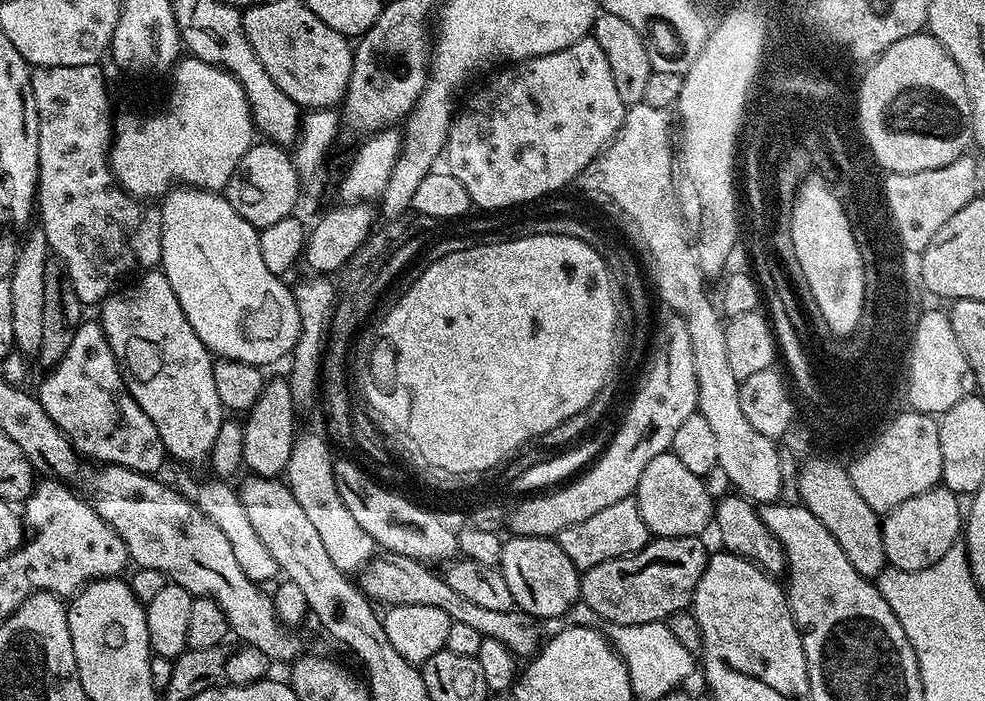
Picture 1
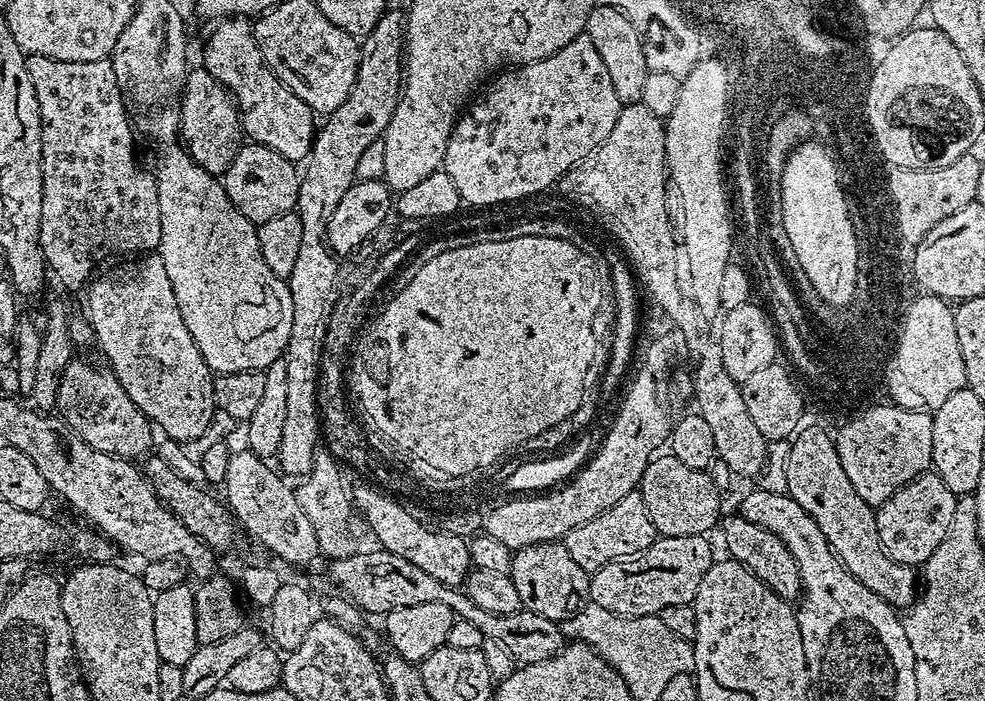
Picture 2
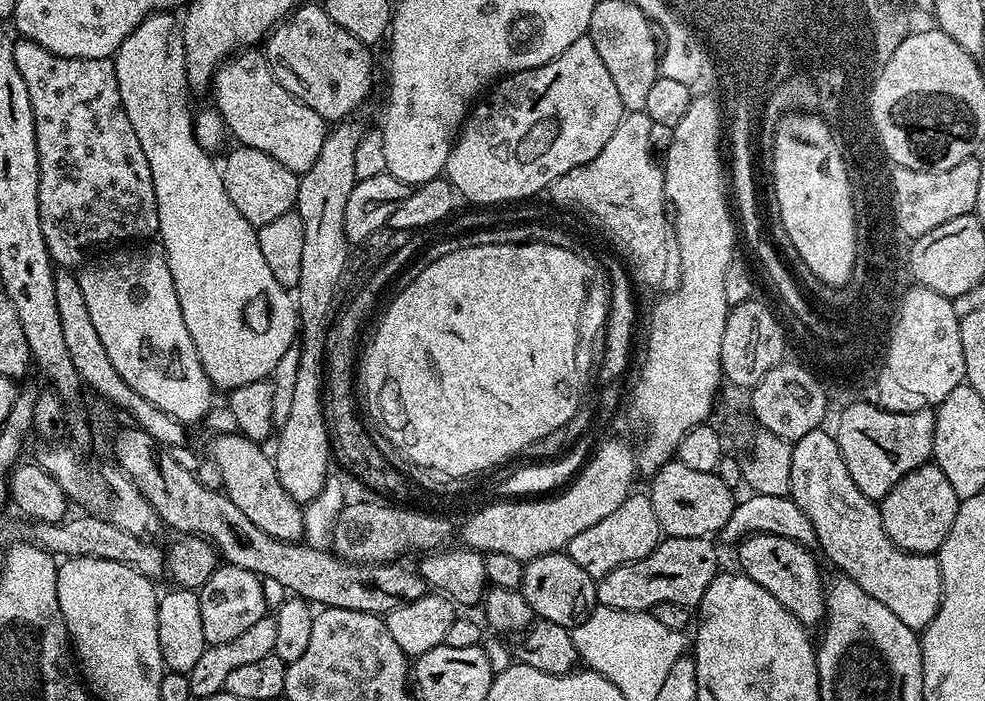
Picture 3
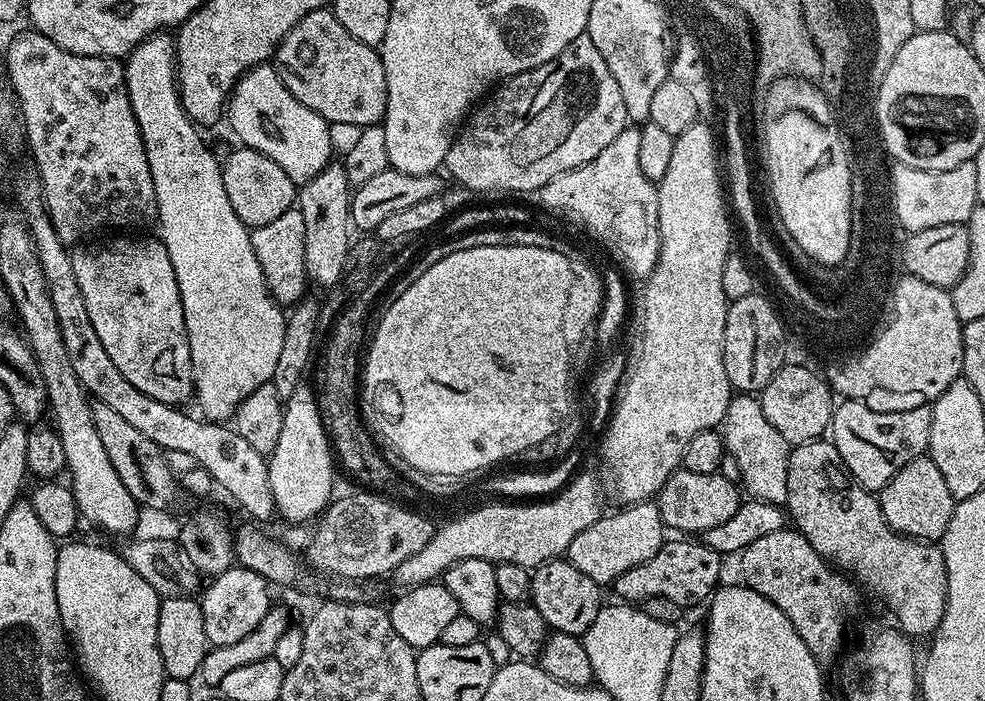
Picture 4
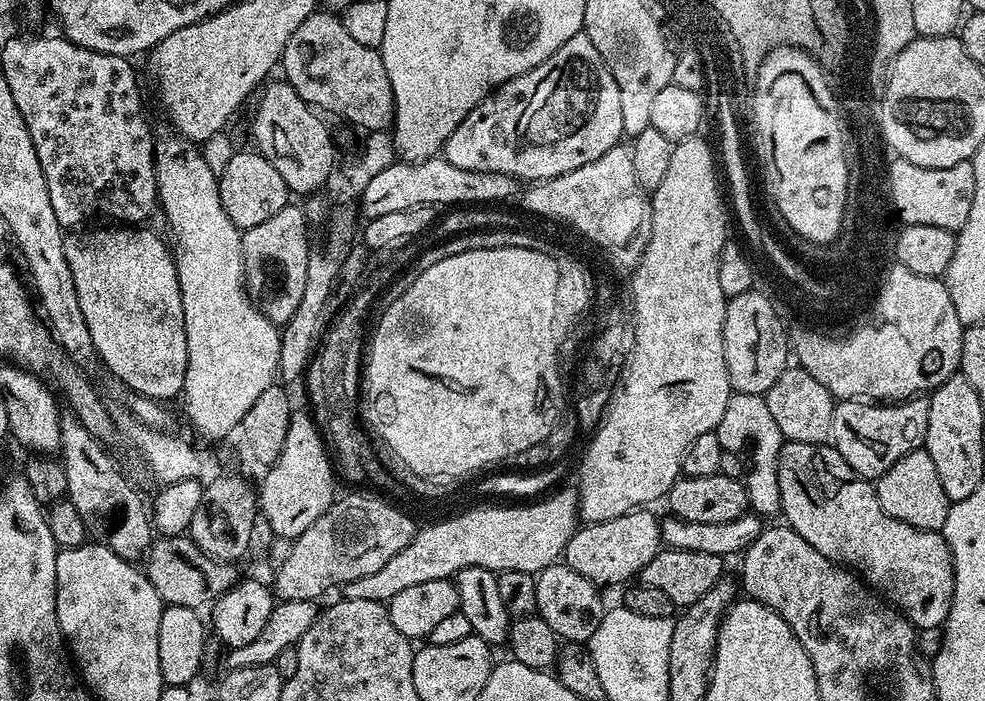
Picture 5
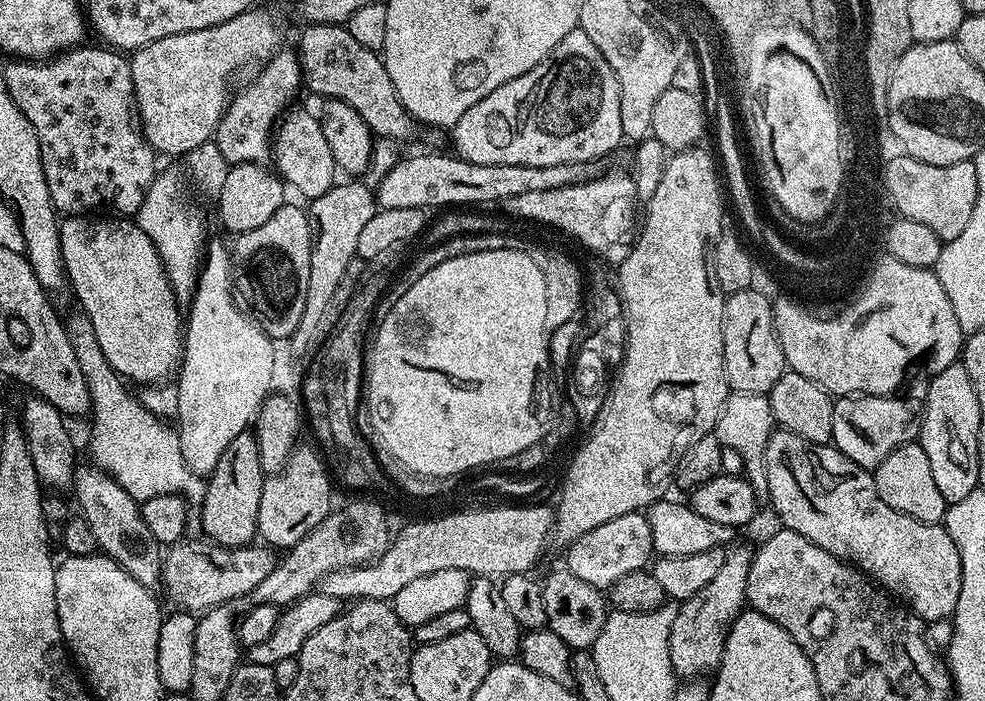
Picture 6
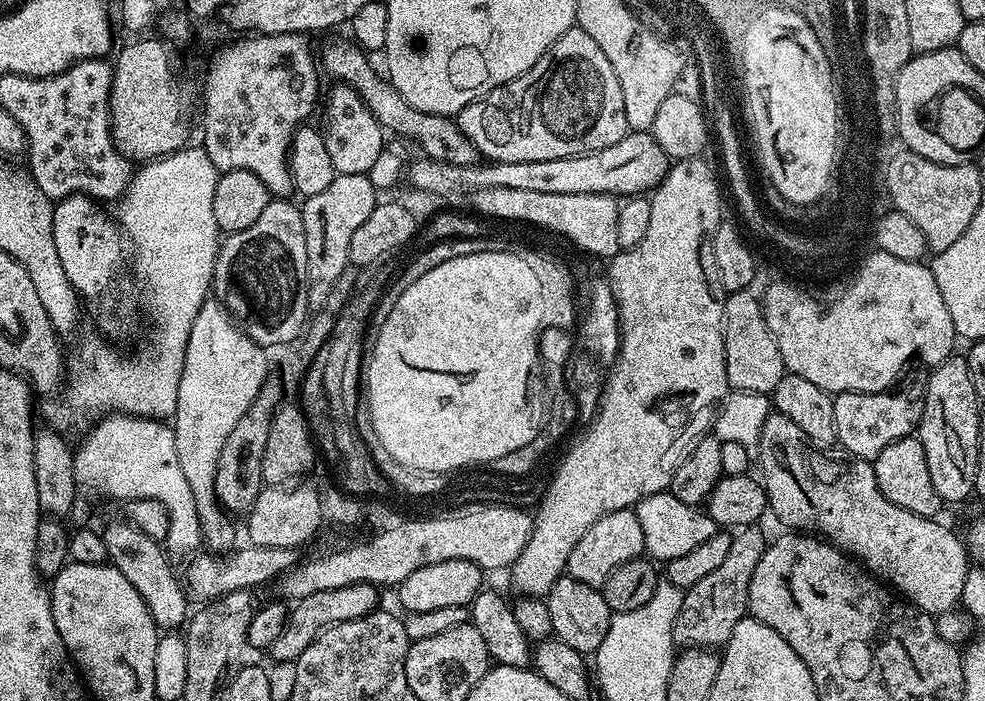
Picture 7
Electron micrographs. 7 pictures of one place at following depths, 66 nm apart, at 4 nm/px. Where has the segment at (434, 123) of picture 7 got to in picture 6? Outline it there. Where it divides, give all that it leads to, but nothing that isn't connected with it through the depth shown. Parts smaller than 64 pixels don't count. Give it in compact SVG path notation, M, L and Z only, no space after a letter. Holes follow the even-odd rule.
M308 24L305 29L300 36L300 48L298 47L303 87L309 88L316 96L329 100L341 100L353 107L372 131L373 137L385 136L397 142L404 142L412 132L414 121L402 106L400 99L396 97L394 86L388 80L388 71L383 59L366 46L354 42L354 34L350 34L344 24Z

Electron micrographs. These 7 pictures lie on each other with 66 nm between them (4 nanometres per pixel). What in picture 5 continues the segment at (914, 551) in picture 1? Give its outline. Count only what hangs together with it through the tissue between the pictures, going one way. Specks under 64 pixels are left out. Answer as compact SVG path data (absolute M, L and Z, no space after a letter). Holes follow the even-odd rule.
M917 450L898 458L886 474L875 481L876 497L890 518L898 522L906 522L918 530L940 532L946 522L950 503L946 490L942 490L942 478L938 478L938 470L934 466L934 458L926 450Z

